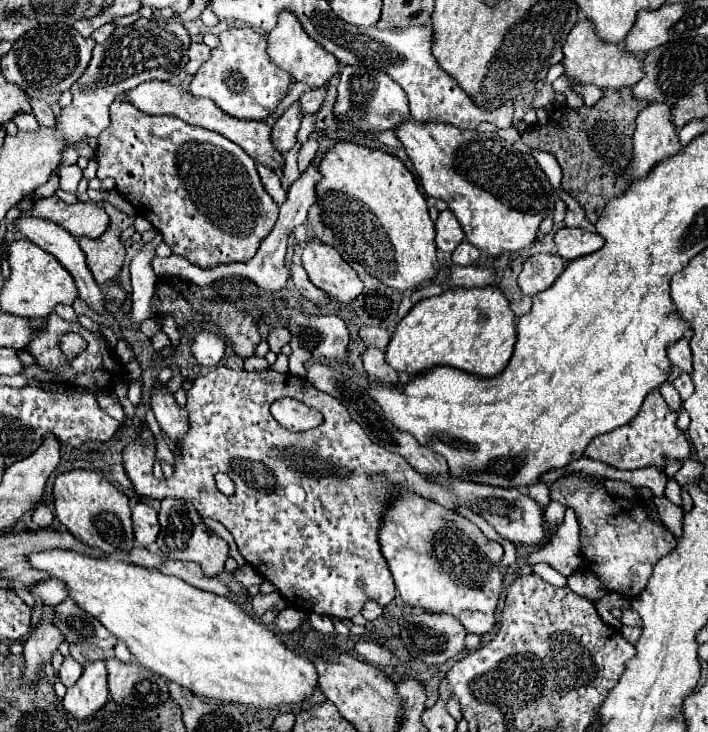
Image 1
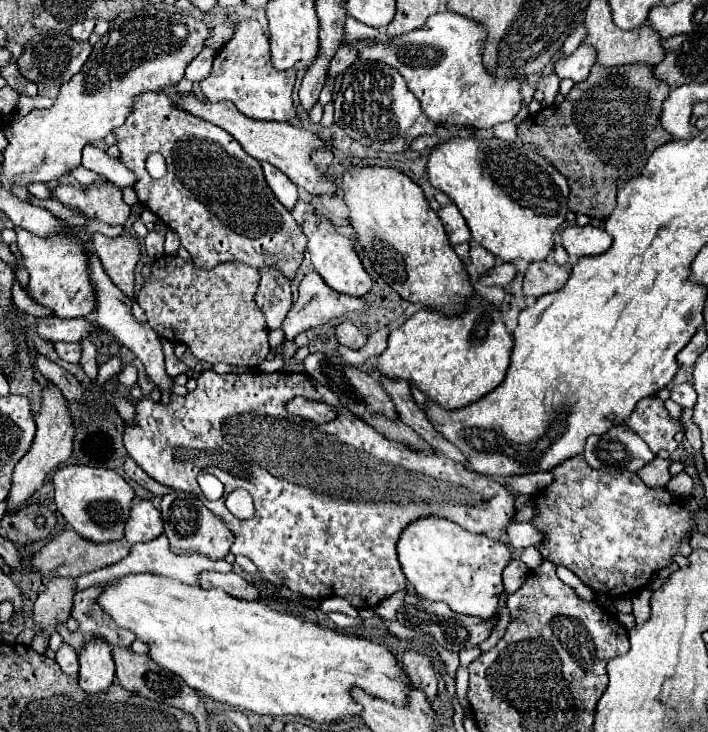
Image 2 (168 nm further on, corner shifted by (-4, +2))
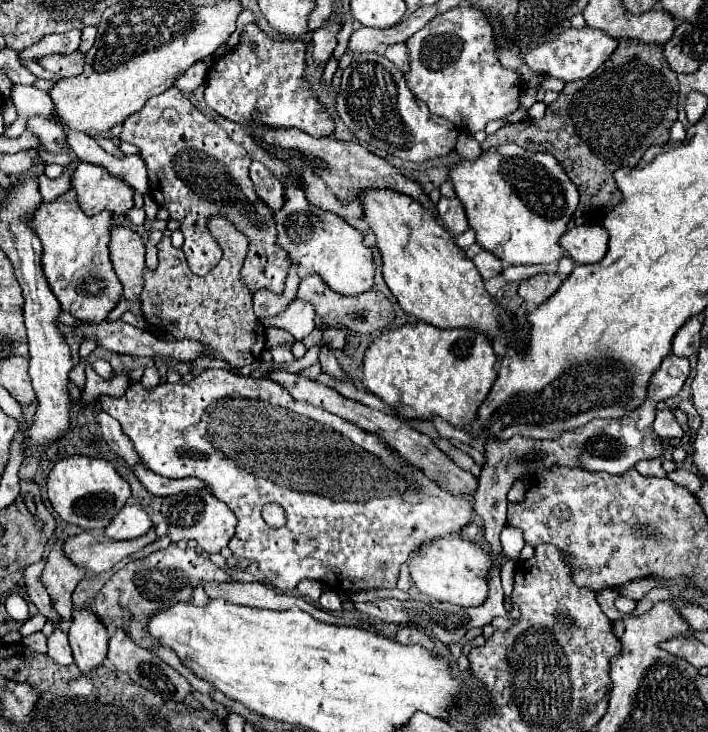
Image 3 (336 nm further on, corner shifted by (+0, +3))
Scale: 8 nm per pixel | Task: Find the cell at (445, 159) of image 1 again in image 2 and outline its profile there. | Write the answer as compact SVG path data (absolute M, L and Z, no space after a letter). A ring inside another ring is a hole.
M453 137L445 143L435 145L427 157L427 175L435 189L443 191L453 199L459 207L461 215L471 229L473 241L491 251L501 261L525 259L525 261L541 261L553 249L553 231L565 221L569 211L567 197L569 187L563 175L547 163L533 149L523 145L515 145L497 137L491 139L475 139L475 137Z

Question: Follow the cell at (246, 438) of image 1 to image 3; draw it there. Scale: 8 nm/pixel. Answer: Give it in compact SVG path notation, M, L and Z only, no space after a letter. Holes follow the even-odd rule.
M205 370L201 372L197 378L193 378L191 382L183 384L159 384L153 390L145 390L141 386L141 382L133 382L127 392L121 398L113 398L113 396L99 396L101 402L101 410L109 412L123 428L123 432L131 438L135 450L139 452L143 464L165 476L165 478L187 478L187 476L197 476L201 478L207 488L219 498L223 500L237 516L239 524L237 524L237 532L229 542L229 550L235 556L247 558L247 560L257 560L259 570L263 572L263 576L281 592L293 592L293 588L301 582L301 578L311 578L311 580L319 580L323 586L327 586L329 590L337 592L337 594L355 594L359 590L371 590L371 588L395 588L397 578L399 578L399 566L403 562L407 562L413 552L427 540L433 538L441 538L441 536L449 536L461 530L461 526L469 524L475 516L473 512L473 498L471 496L453 496L445 490L441 490L435 482L431 482L425 474L421 474L417 468L413 466L401 466L401 458L393 454L393 450L389 446L383 444L383 440L377 438L377 434L365 432L359 426L323 410L317 408L313 404L307 402L297 402L293 400L285 388L281 388L277 382L267 380L267 378L249 378L249 376L235 376L227 370ZM267 502L277 502L279 506L283 506L283 510L287 512L287 524L283 528L269 528L265 524L265 520L261 518L261 508ZM385 562L385 570L379 568L379 564Z

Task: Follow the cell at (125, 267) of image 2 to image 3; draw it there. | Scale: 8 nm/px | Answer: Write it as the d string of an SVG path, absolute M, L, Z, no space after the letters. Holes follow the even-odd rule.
M117 226L111 232L111 262L123 284L123 298L137 298L143 290L145 242L131 228Z

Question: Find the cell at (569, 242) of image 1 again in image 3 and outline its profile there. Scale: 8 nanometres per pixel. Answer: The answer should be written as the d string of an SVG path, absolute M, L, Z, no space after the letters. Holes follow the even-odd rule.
M591 224L575 226L561 236L559 244L575 264L595 264L607 254L607 230Z

